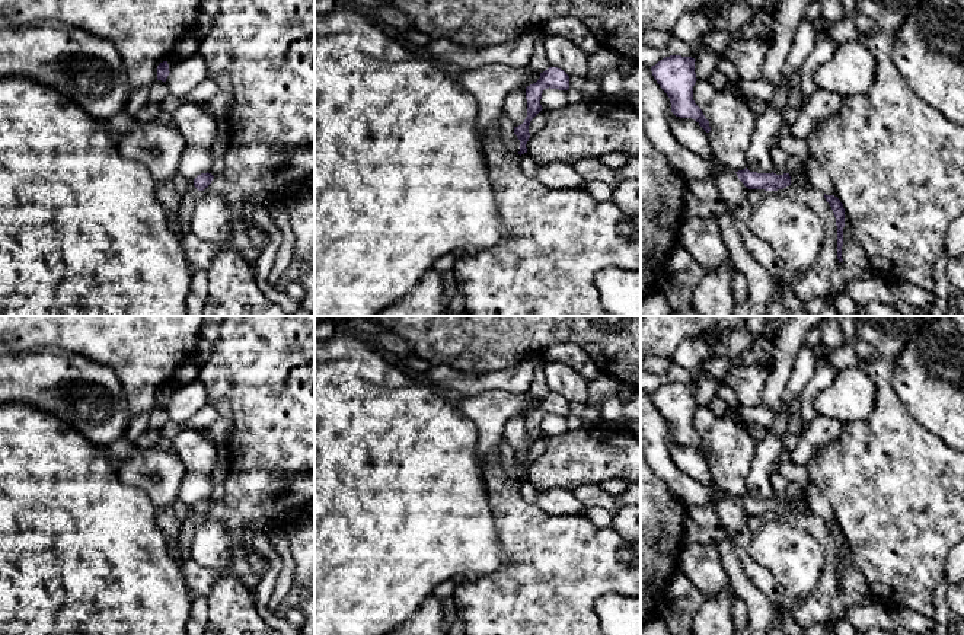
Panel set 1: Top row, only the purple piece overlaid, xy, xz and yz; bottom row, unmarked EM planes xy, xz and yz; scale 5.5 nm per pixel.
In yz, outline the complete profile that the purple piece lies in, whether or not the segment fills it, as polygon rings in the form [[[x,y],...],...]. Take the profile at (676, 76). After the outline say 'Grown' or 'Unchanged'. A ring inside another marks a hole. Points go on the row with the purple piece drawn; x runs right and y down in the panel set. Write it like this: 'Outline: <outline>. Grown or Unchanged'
Outline: [[[670,55],[651,67],[652,76],[667,93],[671,112],[680,118],[695,119],[706,133],[711,131],[709,121],[693,100],[696,83],[695,58]]]. Unchanged

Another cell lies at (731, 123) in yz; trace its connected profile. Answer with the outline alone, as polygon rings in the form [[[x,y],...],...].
[[[718,92],[700,109],[709,121],[708,138],[716,163],[732,172],[746,169],[746,151],[757,115],[730,92]]]

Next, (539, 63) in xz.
[[[543,35],[536,39],[527,66],[530,70],[533,70],[536,73],[543,73],[545,70],[548,70],[550,67],[549,60],[546,57],[546,44],[543,41]]]

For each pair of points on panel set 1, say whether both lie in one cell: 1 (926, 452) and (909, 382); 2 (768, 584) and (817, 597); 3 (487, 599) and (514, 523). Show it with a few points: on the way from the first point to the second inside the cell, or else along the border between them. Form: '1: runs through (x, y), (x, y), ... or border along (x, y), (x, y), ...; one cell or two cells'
1: border along (897, 395), (905, 408), (945, 443); two cells
2: runs through (778, 597), (789, 605), (804, 605); one cell
3: runs through (507, 586), (526, 567), (526, 543); one cell

